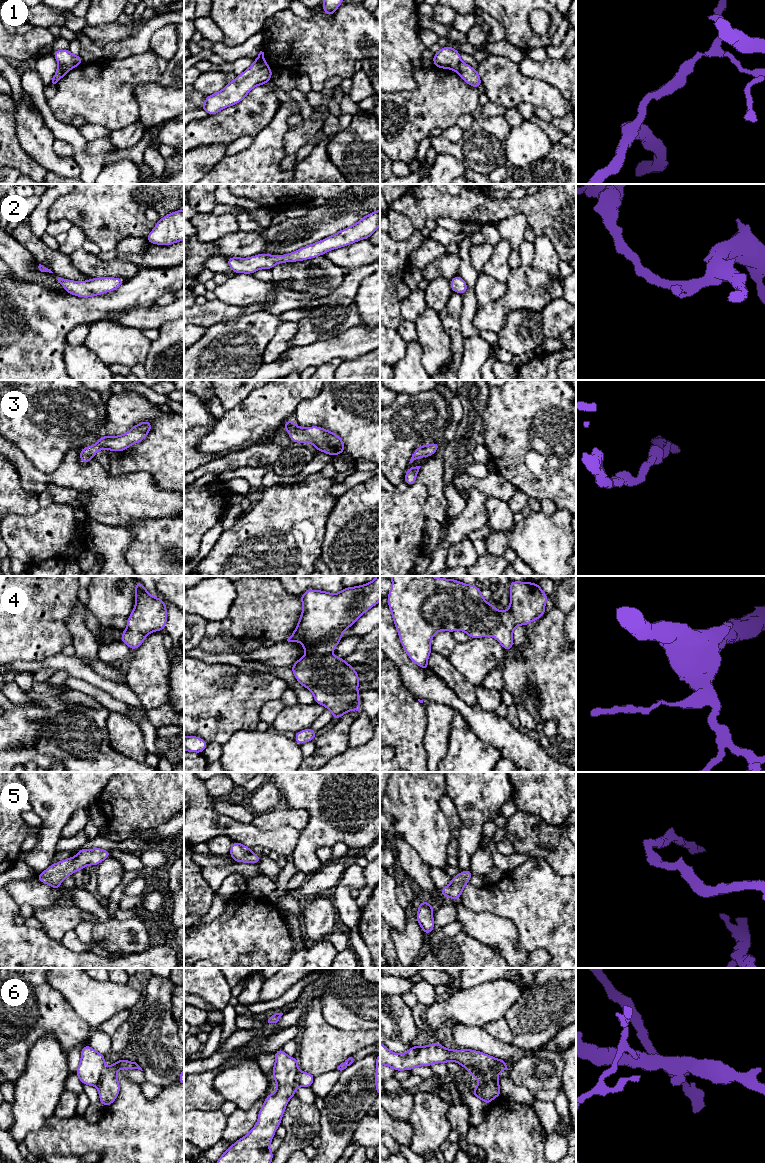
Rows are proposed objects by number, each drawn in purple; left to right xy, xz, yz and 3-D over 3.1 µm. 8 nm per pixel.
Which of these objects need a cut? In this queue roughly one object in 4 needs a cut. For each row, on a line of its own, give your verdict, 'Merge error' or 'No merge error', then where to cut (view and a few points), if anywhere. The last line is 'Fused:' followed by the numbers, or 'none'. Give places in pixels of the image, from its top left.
1: Merge error. Split along xy (59, 64), (70, 69)
2: No merge error. No split
3: No merge error. No split
4: No merge error. No split
5: No merge error. No split
6: Merge error. Split along yz (497, 1074), (491, 1074), (480, 1082)
Fused: 1, 6

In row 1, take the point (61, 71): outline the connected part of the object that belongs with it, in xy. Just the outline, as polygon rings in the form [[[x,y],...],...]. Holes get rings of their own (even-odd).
[[[59,65],[52,78],[52,83],[56,84],[61,78],[63,78],[69,72],[69,70],[70,69],[67,69],[64,66]]]

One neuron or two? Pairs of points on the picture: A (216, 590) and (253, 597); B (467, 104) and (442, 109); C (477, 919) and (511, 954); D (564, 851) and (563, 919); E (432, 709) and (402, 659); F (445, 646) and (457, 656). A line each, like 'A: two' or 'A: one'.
A: two
B: one
C: one
D: two
E: two
F: two

